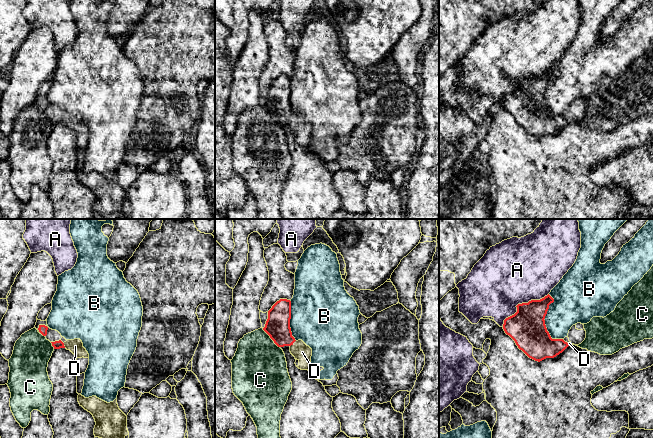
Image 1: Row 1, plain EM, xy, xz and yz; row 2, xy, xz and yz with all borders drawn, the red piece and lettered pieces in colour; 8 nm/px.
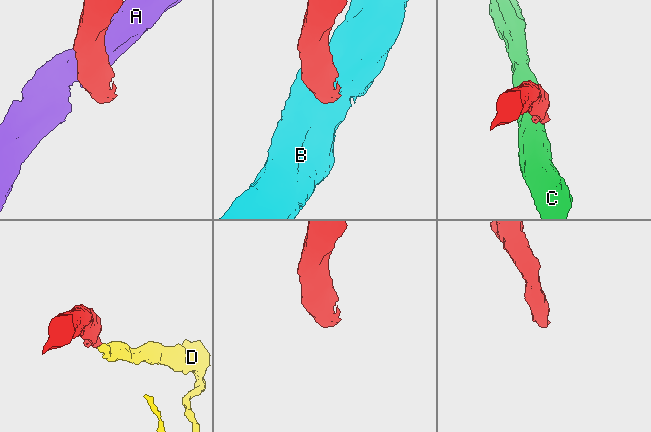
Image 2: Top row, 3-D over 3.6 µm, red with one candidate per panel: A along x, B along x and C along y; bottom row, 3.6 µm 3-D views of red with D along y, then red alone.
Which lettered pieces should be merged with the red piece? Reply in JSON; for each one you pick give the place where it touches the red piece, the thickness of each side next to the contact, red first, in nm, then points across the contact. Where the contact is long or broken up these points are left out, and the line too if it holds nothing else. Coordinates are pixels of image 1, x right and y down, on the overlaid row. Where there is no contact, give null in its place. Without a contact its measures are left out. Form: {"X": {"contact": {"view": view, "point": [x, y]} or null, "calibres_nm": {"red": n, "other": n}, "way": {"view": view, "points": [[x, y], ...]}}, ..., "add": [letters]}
{"D": {"contact": {"view": "xz", "point": [293, 342]}, "calibres_nm": {"red": 200, "other": 140}, "way": {"view": "xz", "points": [[277, 326], [293, 342], [302, 352]]}}, "add": ["D"]}

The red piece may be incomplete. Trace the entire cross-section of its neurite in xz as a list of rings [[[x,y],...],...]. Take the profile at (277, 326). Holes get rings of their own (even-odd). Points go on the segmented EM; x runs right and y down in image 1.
[[[280,299],[268,311],[268,319],[263,330],[278,347],[289,346],[291,354],[299,361],[301,370],[311,368],[312,349],[302,340],[296,341],[290,328],[291,301]]]

